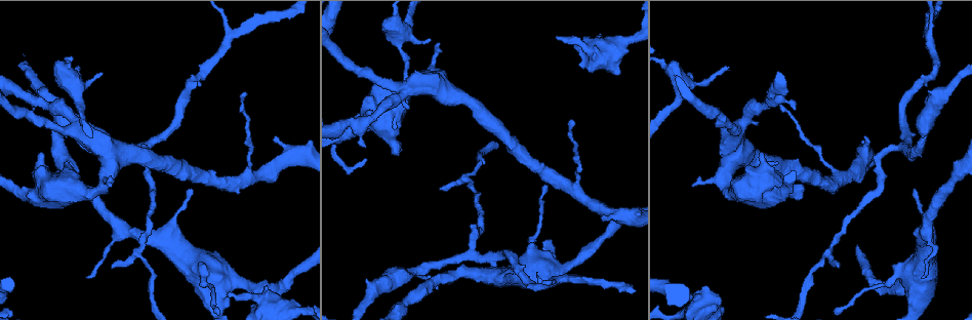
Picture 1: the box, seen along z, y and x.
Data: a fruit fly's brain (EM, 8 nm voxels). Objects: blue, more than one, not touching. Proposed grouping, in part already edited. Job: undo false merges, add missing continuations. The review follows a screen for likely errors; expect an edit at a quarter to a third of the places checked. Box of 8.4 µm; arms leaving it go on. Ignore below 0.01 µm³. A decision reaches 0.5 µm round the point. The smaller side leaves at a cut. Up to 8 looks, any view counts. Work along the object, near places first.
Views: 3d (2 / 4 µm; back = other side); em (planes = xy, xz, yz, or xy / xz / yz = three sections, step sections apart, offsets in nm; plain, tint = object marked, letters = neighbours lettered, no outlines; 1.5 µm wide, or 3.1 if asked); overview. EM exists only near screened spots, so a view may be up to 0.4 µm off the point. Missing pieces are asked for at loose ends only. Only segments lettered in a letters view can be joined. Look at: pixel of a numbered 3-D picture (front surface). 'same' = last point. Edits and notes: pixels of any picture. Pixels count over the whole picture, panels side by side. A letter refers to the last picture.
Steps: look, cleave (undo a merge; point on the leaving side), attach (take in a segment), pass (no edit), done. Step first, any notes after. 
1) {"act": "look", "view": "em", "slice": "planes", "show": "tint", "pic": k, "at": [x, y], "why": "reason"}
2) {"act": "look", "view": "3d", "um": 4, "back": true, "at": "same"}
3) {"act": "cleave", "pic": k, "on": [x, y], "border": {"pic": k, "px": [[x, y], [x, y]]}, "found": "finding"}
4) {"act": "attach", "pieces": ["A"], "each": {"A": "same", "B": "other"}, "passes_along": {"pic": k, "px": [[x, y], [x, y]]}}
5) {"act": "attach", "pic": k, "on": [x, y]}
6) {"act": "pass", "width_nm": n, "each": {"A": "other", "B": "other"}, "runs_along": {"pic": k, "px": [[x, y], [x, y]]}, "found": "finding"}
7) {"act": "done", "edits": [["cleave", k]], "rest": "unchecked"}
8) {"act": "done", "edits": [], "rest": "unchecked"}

{"act": "look", "view": "em", "slice": "planes", "show": "letters", "pic": 1, "at": [729, 67], "why": "free end"}

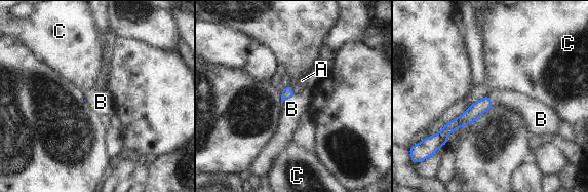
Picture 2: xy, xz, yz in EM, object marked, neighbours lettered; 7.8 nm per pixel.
{"act": "attach", "pieces": ["B"], "each": {"A": "other", "B": "same", "C": "other"}, "passes_along": {"pic": 2, "px": [[287, 92], [286, 98], [291, 109]]}, "found": "the neuron continues"}

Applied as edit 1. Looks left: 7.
{"act": "look", "view": "overview", "why": "see it whole again"}

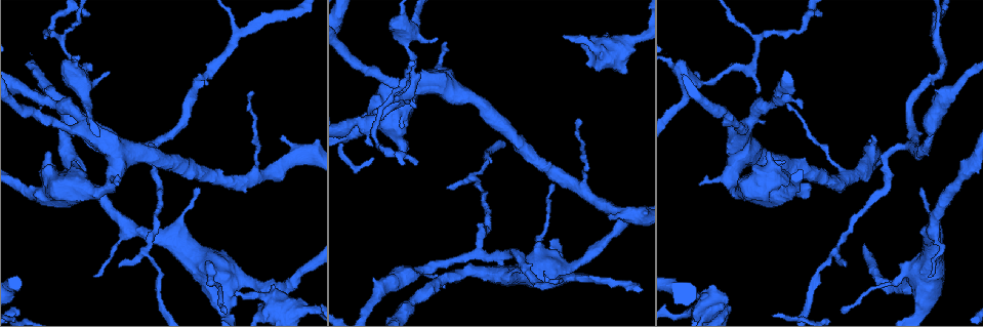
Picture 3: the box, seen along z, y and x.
{"act": "look", "view": "em", "slice": "planes", "show": "letters", "pic": 3, "at": [783, 162], "why": "free end"}

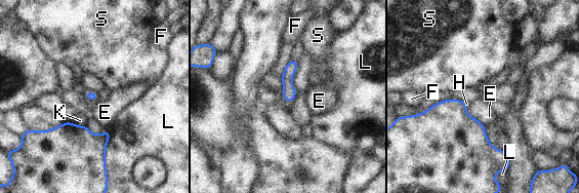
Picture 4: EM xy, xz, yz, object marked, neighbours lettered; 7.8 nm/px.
{"act": "pass", "longest_contact_nm": ["L", 280], "each": {"E": "other", "F": "other", "H": "other", "K": "other", "L": "other", "S": "other"}, "found": "none of them fits"}

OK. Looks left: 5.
{"act": "look", "view": "3d", "um": 4, "pic": 3, "at": [119, 184], "why": "free end"}

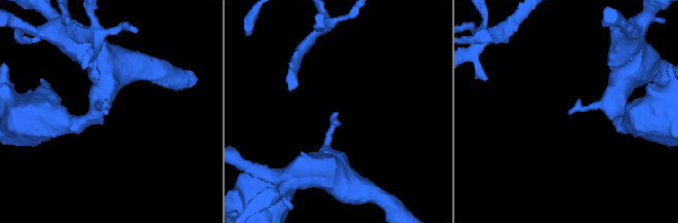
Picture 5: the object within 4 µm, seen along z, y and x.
{"act": "look", "view": "em", "slice": "xz", "step": 8, "show": "letters", "pic": 5, "at": [337, 115]}

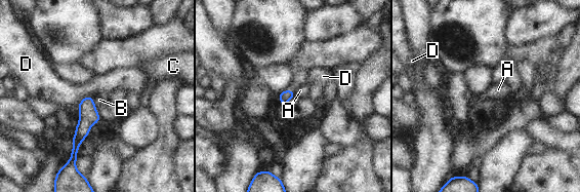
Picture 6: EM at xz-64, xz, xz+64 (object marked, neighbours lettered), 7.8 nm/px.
{"act": "look", "view": "em", "slice": "yz", "step": 4, "show": "letters", "at": "same"}

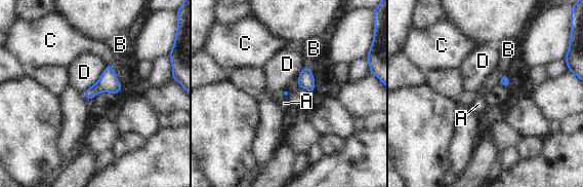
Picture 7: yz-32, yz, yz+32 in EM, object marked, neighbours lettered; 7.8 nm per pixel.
{"act": "pass", "longest_contact_nm": ["D", 280], "each": {"A": "other", "B": "other", "C": "other", "D": "other"}, "found": "none of them fits"}

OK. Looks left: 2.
{"act": "done", "edits": [["attach", 2]], "rest": "unchecked"}

